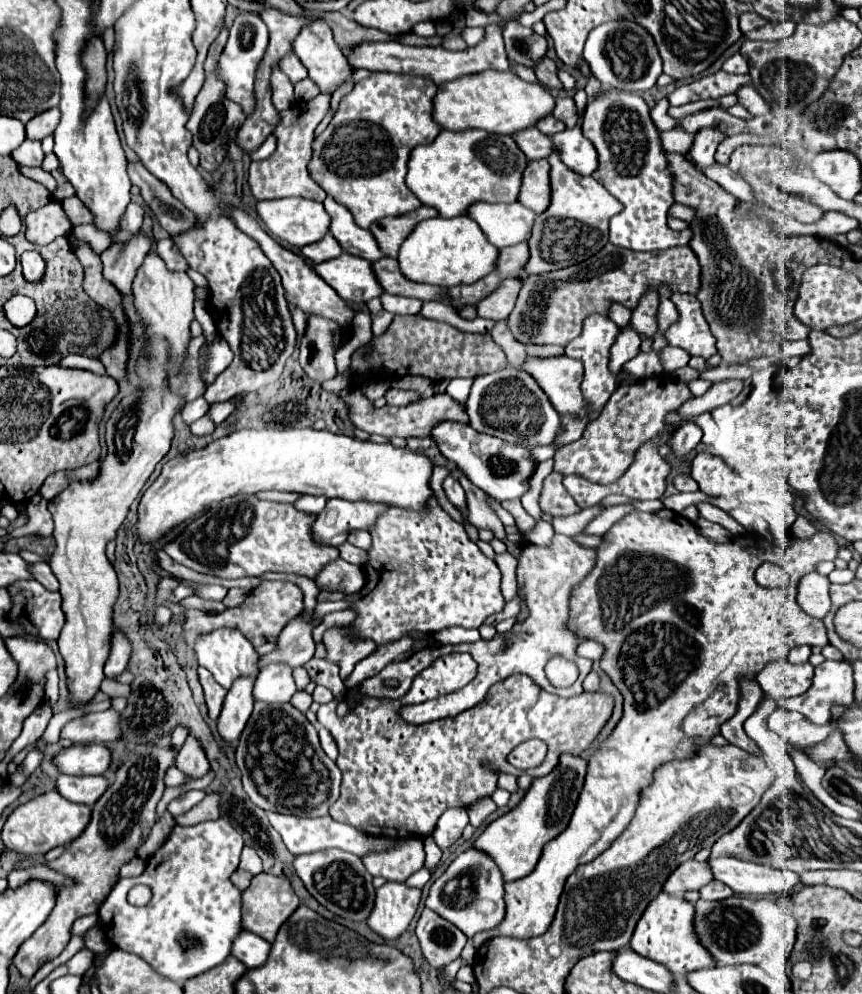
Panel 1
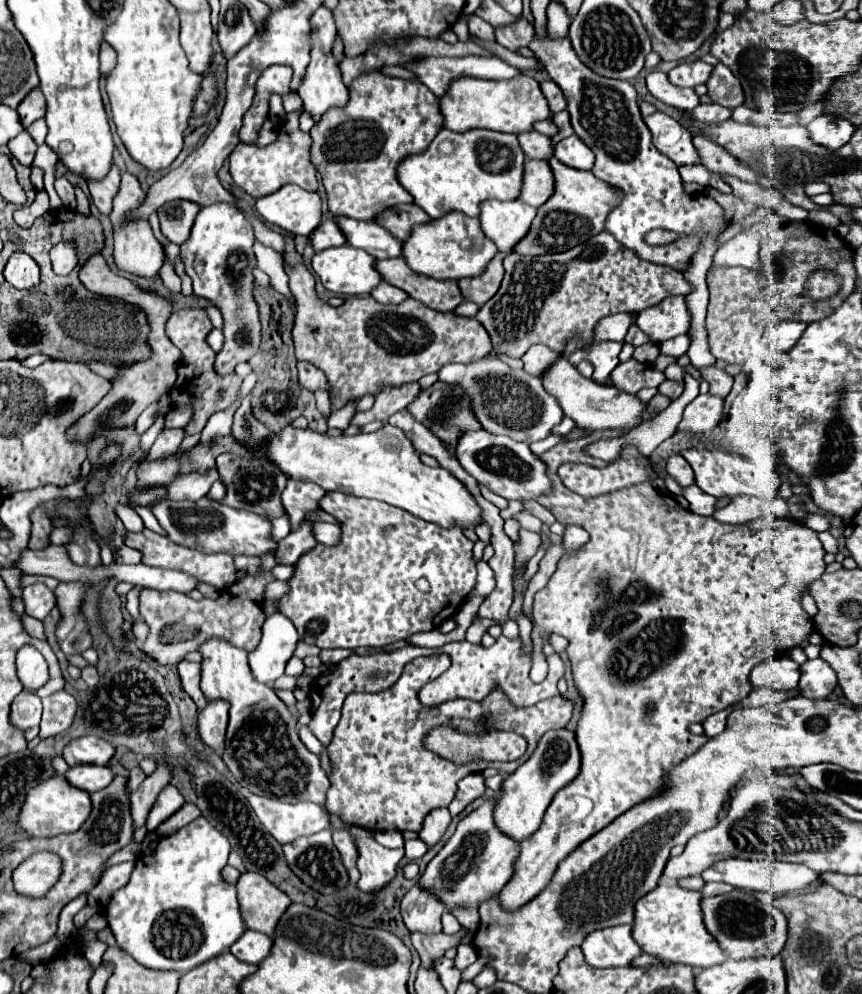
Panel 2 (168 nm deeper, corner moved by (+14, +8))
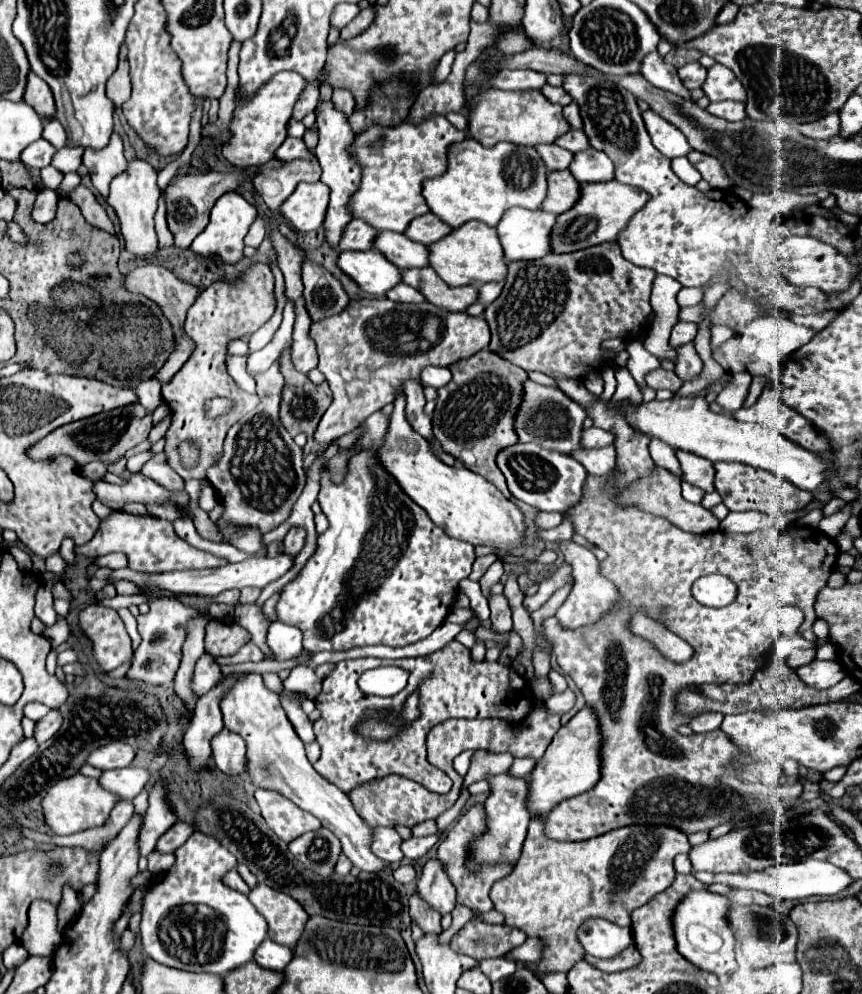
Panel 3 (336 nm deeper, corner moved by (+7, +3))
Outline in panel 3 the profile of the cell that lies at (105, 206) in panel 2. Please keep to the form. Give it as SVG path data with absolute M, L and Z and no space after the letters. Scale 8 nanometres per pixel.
M112 132L110 144L104 150L86 150L84 152L84 166L88 168L96 190L106 198L112 178L126 168L126 158L124 158L120 134Z

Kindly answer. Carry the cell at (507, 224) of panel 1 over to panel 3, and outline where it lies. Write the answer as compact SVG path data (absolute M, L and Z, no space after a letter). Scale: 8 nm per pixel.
M512 208L496 226L508 260L536 260L550 254L550 232L556 216L544 210Z

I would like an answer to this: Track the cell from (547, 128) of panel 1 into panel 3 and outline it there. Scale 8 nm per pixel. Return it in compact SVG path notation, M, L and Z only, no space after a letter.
M570 130L564 136L560 136L556 144L570 150L570 152L574 152L574 154L580 152L580 150L590 148L590 142L588 142L588 136L584 134L584 130Z

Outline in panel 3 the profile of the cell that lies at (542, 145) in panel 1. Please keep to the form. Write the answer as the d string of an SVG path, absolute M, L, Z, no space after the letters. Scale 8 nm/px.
M542 144L542 146L536 146L538 154L544 158L544 164L548 166L550 172L554 170L566 170L574 158L572 152L556 146L556 144Z

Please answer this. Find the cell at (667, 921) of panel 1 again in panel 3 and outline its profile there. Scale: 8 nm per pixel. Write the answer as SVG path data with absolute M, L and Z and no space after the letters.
M698 890L698 892L690 892L678 904L672 918L678 952L700 970L712 972L716 976L724 976L736 970L736 960L734 960L736 938L728 922L728 912L730 912L730 900L726 896L708 890Z

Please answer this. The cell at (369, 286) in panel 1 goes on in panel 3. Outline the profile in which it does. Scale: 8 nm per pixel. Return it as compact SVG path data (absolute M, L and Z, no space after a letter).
M344 250L338 256L338 266L368 294L384 296L390 288L402 282L402 272L386 260L378 250L352 252Z

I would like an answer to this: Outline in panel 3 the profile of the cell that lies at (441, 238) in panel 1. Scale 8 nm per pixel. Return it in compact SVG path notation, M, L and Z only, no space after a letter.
M466 222L464 226L452 230L448 238L430 246L430 266L438 272L438 276L448 286L468 286L468 284L484 284L498 282L506 278L506 258L500 248L500 240L494 228L482 222Z

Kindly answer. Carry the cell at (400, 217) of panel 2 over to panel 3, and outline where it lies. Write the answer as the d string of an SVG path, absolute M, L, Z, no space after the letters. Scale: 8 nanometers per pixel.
M428 212L424 216L414 218L404 234L414 242L430 246L430 244L442 240L444 236L448 236L450 232L452 232L452 228L448 224L444 224L436 214Z

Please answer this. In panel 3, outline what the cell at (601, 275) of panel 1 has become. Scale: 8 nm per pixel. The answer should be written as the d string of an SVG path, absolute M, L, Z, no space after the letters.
M604 242L592 248L584 248L580 252L570 252L570 254L548 254L544 258L538 260L526 260L526 262L508 262L508 276L506 276L506 284L502 294L486 306L484 310L484 318L490 326L492 332L492 342L490 342L490 350L496 352L498 356L514 362L516 366L524 368L524 370L536 370L536 372L544 372L552 378L574 378L574 380L584 380L588 374L598 374L604 370L604 366L610 364L608 352L604 352L602 348L602 340L606 338L620 338L626 342L632 340L640 340L644 338L644 334L648 332L648 316L652 314L652 306L650 306L650 290L652 290L652 280L654 280L656 272L648 270L648 268L640 268L632 262L628 262L626 258L622 258L620 254L620 246L618 242Z

